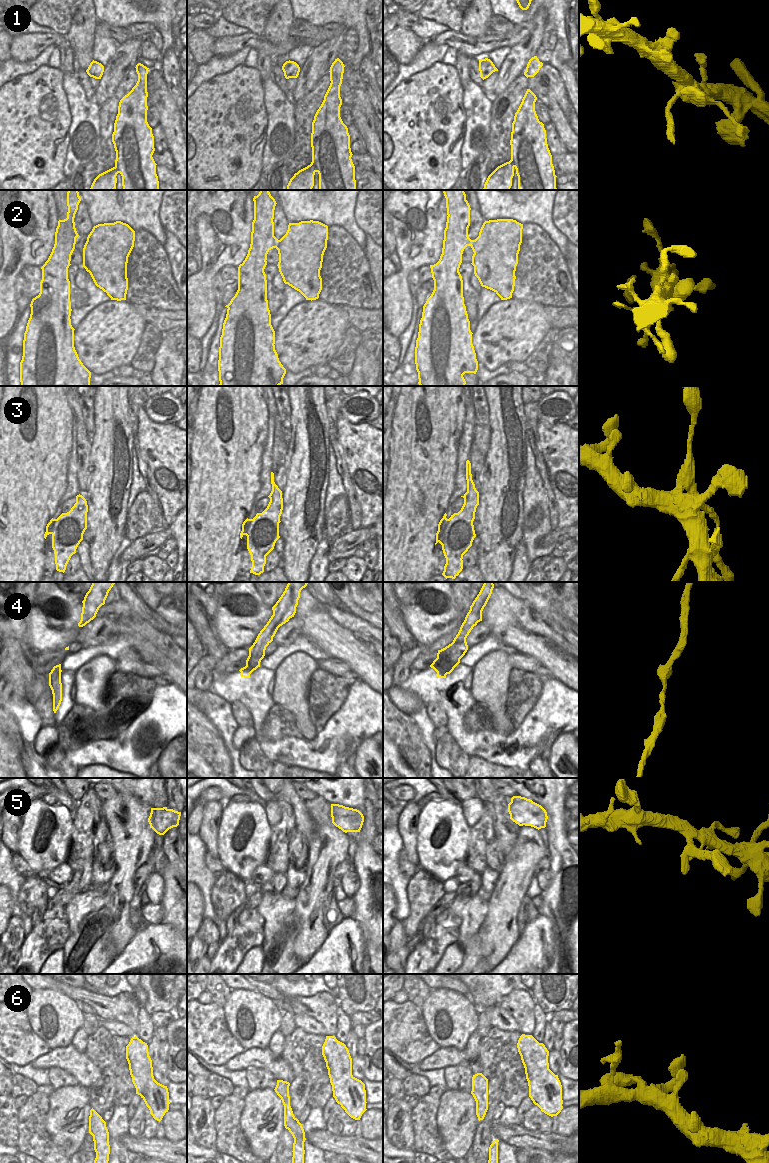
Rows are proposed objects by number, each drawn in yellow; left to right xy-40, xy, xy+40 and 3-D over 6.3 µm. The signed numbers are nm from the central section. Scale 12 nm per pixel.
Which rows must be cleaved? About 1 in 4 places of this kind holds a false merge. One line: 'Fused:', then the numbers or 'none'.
Fused: 3

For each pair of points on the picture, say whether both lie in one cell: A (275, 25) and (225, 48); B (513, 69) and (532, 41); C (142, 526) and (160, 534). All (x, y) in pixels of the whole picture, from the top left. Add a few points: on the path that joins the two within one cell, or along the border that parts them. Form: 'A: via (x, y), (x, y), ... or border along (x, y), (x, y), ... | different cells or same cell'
A: border along (261, 35), (275, 44), (282, 43), (285, 40) | different cells
B: via (515, 62), (526, 48) | same cell
C: border along (154, 528), (132, 541) | different cells

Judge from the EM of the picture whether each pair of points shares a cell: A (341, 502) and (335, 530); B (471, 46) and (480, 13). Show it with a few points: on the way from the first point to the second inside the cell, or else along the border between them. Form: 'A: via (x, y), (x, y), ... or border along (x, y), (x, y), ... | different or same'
A: via (340, 509), (337, 523) | same
B: border along (459, 31), (471, 36), (482, 36), (485, 34) | different

